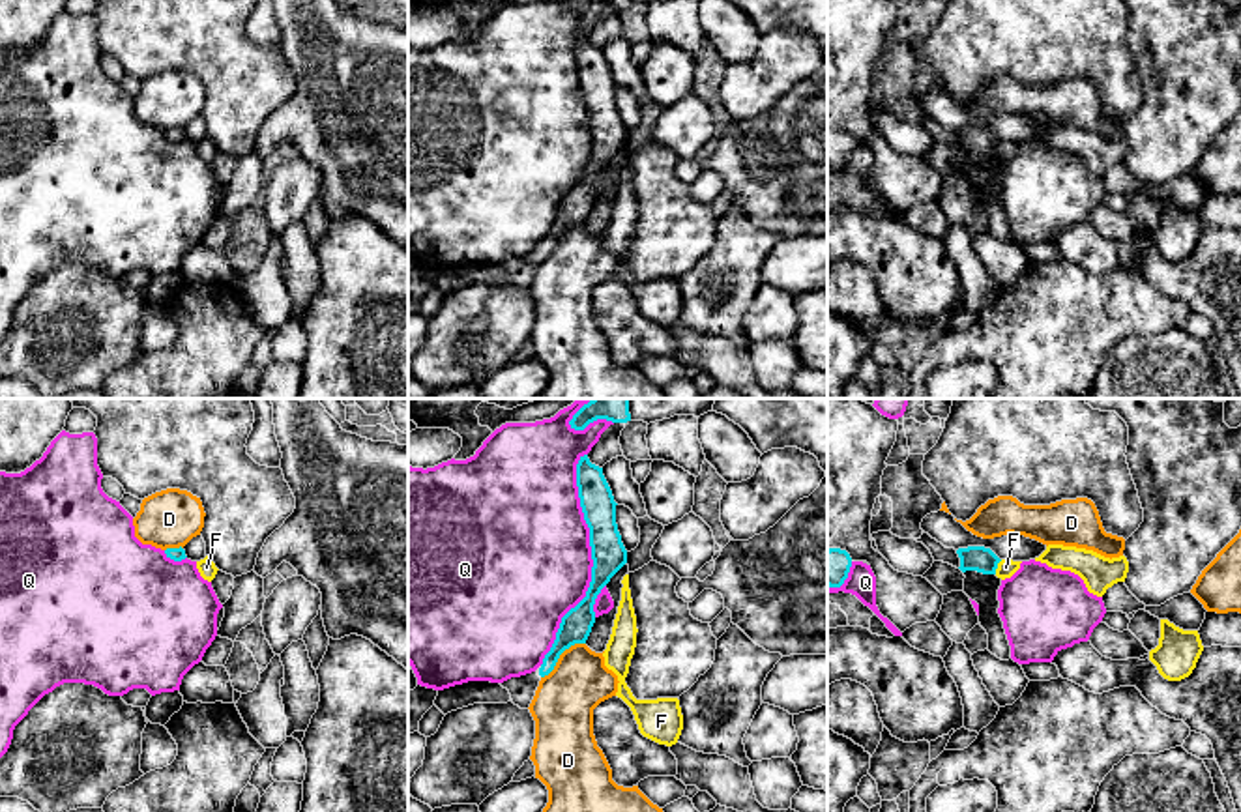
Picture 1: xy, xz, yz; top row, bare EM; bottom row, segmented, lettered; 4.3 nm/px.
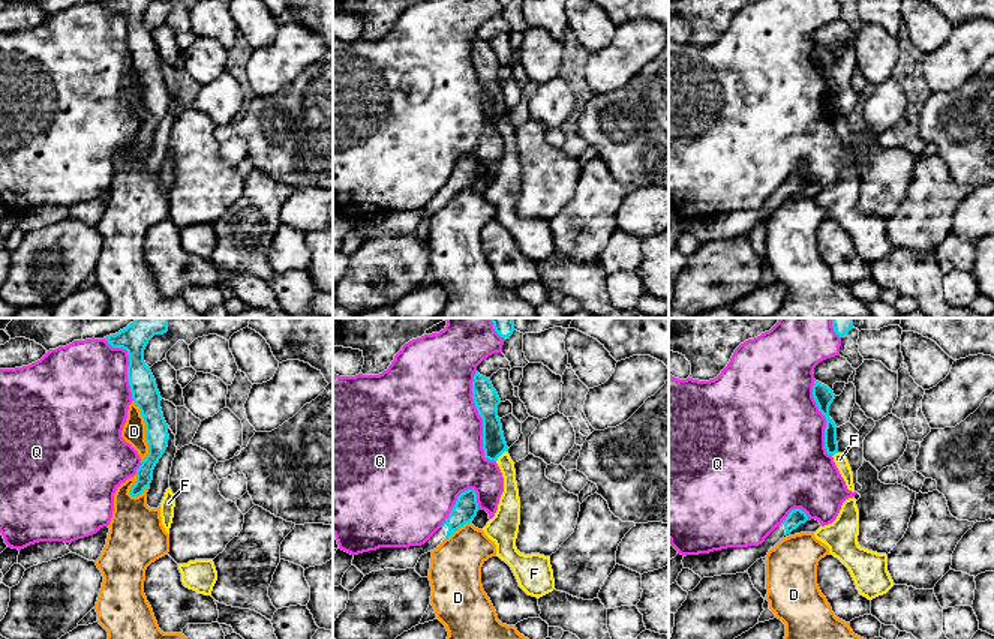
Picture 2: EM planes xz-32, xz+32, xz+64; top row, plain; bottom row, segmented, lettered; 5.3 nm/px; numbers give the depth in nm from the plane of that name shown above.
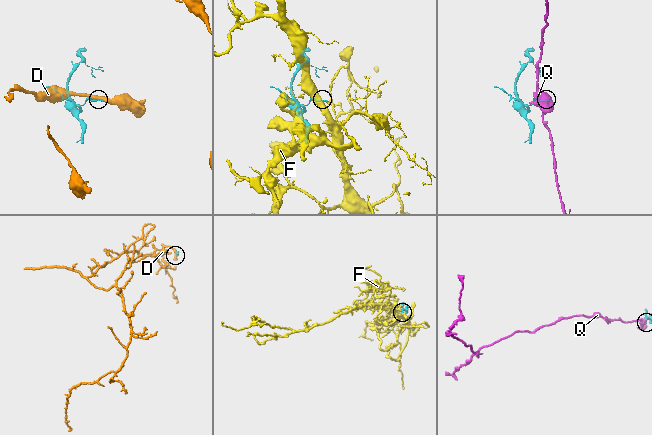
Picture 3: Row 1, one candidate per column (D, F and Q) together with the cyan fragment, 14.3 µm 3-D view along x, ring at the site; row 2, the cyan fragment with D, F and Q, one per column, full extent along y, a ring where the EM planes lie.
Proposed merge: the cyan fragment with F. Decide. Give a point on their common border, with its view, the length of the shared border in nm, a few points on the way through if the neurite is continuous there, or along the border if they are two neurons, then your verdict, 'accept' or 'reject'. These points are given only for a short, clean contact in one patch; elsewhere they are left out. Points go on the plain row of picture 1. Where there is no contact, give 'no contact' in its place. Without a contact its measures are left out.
contact yz (996, 148); length 70 nm; border yz (1002, 141), (994, 154); reject

